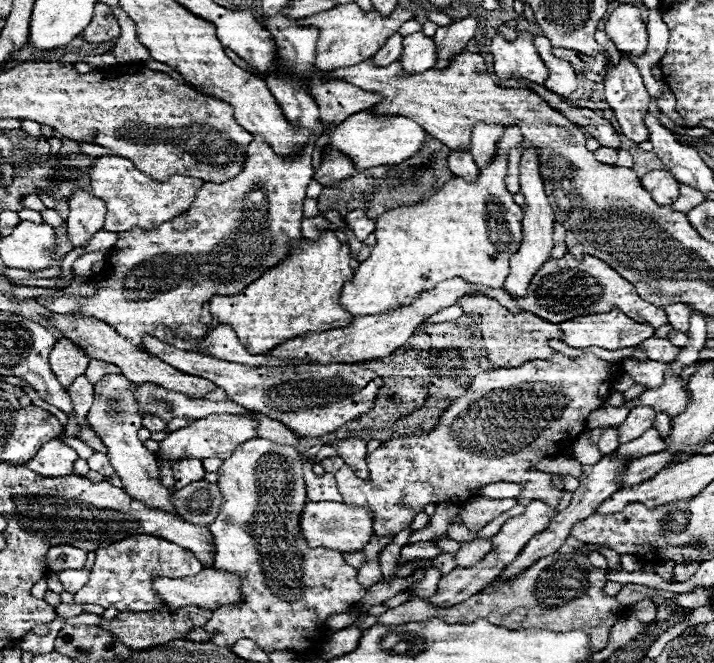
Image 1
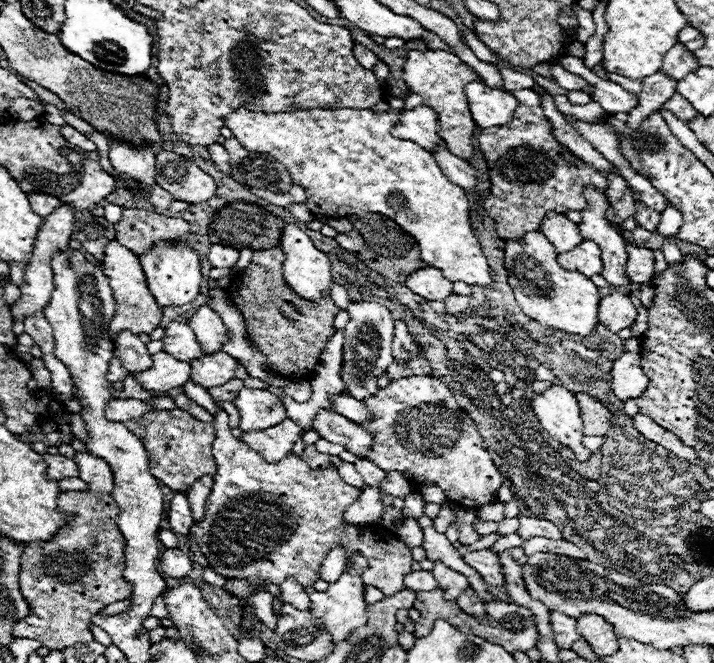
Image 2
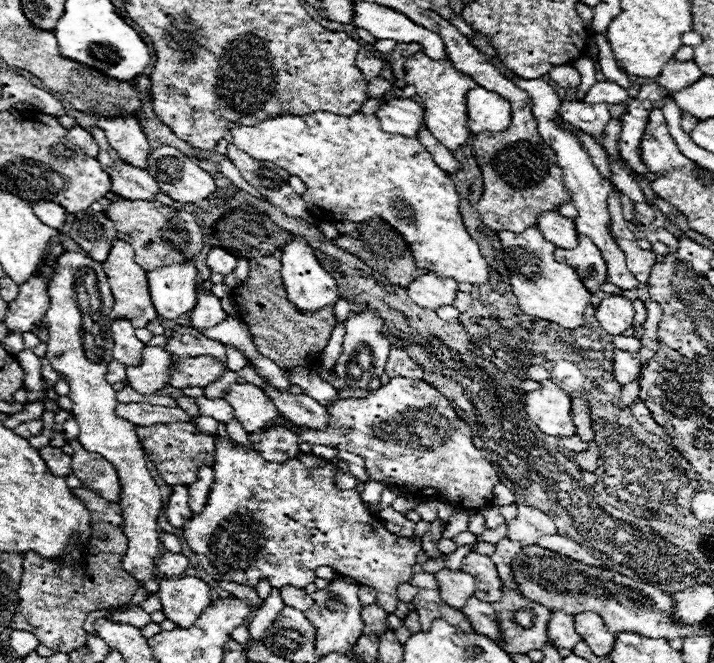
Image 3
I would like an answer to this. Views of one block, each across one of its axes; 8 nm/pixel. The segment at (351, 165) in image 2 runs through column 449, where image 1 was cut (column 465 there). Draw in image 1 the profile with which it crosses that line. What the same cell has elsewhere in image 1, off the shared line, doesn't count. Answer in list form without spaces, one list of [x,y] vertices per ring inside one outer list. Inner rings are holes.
[[[504,126],[504,132],[496,144],[496,154],[492,162],[480,170],[474,182],[466,182],[460,176],[452,176],[436,194],[428,196],[410,206],[398,206],[386,210],[376,220],[376,246],[368,260],[360,264],[354,280],[346,282],[340,294],[340,306],[352,316],[368,314],[388,314],[400,306],[412,304],[420,292],[434,288],[442,280],[462,276],[464,280],[488,288],[502,288],[508,276],[510,256],[518,250],[522,240],[522,208],[512,200],[506,190],[506,170],[508,170],[508,150],[522,148],[522,132],[518,126]]]

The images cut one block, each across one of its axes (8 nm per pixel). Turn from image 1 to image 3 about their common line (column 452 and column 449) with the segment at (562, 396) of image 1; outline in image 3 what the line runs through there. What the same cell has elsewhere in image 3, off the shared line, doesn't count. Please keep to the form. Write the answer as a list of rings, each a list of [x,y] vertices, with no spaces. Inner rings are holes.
[[[402,376],[392,378],[390,384],[380,386],[366,398],[346,398],[334,402],[334,406],[328,408],[328,414],[330,414],[328,430],[310,430],[296,426],[298,442],[324,444],[334,446],[338,450],[354,452],[366,460],[368,464],[366,472],[370,480],[376,482],[392,480],[394,484],[400,484],[414,496],[430,496],[440,502],[462,506],[466,510],[478,510],[492,504],[494,486],[500,482],[498,472],[494,470],[492,462],[488,462],[482,456],[482,452],[474,446],[470,426],[456,414],[450,400],[424,380],[412,380]]]

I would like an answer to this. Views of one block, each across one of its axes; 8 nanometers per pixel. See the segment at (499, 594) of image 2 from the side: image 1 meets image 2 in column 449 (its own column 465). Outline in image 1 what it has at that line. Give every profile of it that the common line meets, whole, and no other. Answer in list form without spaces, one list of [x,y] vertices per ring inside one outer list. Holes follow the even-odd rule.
[[[474,538],[468,542],[460,542],[460,550],[454,554],[456,564],[462,568],[468,568],[470,564],[476,564],[478,560],[482,560],[482,556],[490,552],[490,548],[492,548],[490,538]]]

